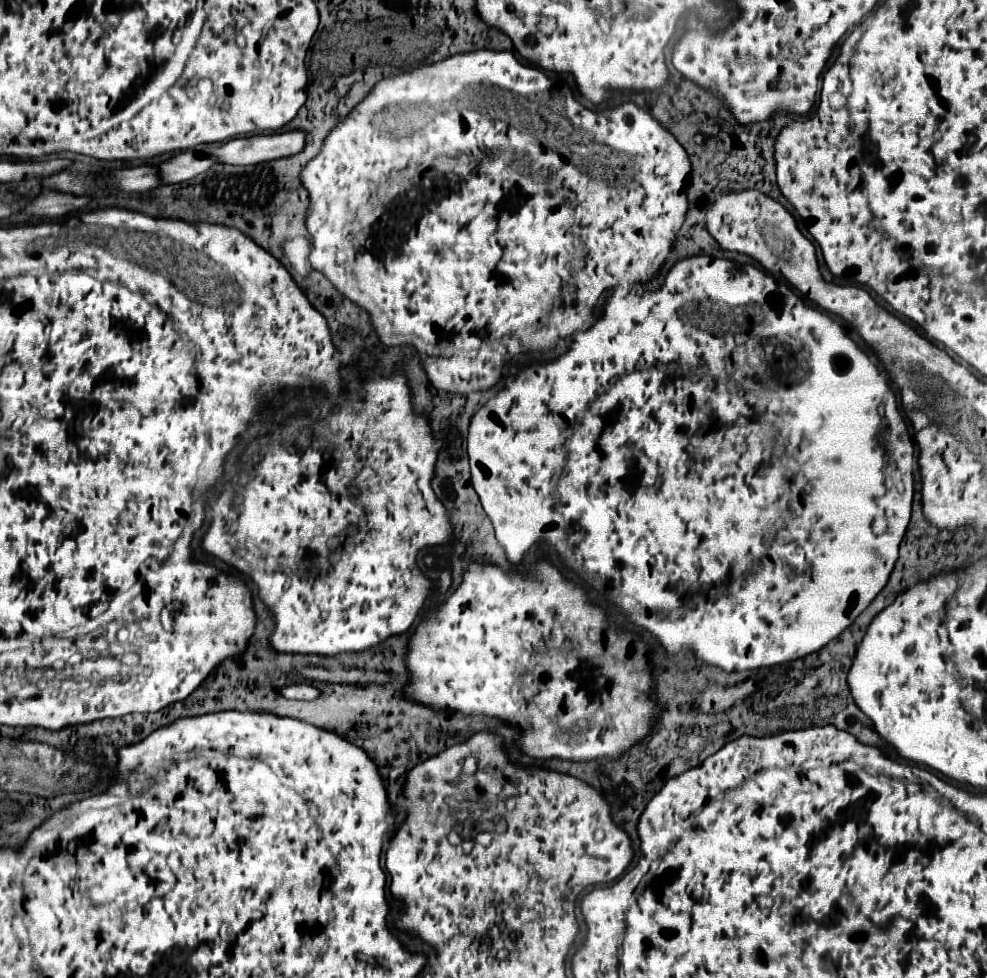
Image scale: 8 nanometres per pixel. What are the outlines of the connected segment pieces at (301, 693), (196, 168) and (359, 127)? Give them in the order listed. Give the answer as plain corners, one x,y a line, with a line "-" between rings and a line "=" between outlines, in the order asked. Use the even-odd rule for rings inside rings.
301,682
301,684
291,684
291,686
281,688
281,694
289,700
315,700
319,698
321,692
315,686
=
181,152
175,158
159,164
159,172
163,172
163,180
167,180
167,184
177,184
207,172
215,164
219,164
219,160
211,154
201,156
197,152
=
479,50
479,52
471,52
471,54
455,54
453,58
445,58
445,60
437,62
437,64
423,66
423,68
417,68
417,70
413,70
413,72
397,74
397,76
393,76
393,78
387,78
387,80
379,82
379,86
375,86
373,92
371,92
371,94
369,94
369,96
367,96
345,120
341,120
341,122
331,130
331,134
325,138
325,144
323,144
319,156
315,156
315,160
311,160
311,164
307,164
307,170
303,170
303,186
305,186
305,188
309,190
309,194
311,194
311,208
309,208
309,216
307,216
307,230
309,230
311,240
313,240
313,252
311,252
309,260
311,260
311,266
313,266
315,270
323,272
323,274
335,284
335,288
339,288
339,292
343,292
343,294
345,294
347,298
351,298
357,306
365,308
365,310
371,314
371,322
373,322
373,326
375,326
375,330
377,330
377,334
379,334
379,338
381,338
383,344
395,346
395,344
399,344
399,342
411,342
411,344
415,344
417,350
423,348
423,340
427,340
429,344
433,344
431,350
433,350
435,354
423,352
423,368
425,368
425,372
427,372
427,376
429,376
429,380
431,380
431,384
433,384
435,388
449,390
449,392
457,392
457,394
467,394
467,392
473,392
473,390
489,390
491,386
495,386
495,384
499,382
499,374
503,374
503,376
507,374
505,364
507,364
515,354
519,354
519,352
529,352
529,350
547,350
547,348
551,348
551,346
557,346
559,340
563,340
563,338
575,334
577,330
587,328
587,326
593,322
591,316
593,316
595,306
599,304
599,300
601,300
611,288
617,288
617,286
633,286
633,284
637,284
637,282
647,282
647,280
651,280
651,278
659,272
659,268
661,268
665,256
669,254
669,250
671,250
671,246
673,246
673,240
675,240
675,236
677,236
677,232
679,232
679,228
681,228
681,224
683,224
683,220
685,220
685,212
687,212
687,176
689,176
689,172
691,172
691,164
689,164
689,156
687,156
687,152
683,150
683,146
679,146
677,140
675,140
655,118
651,118
651,116
649,116
645,110
641,110
639,106
627,102
627,104
609,108
609,110
605,110
605,112
587,110
583,104
579,104
579,102
575,100
575,96
573,96
573,92
571,92
571,88
569,88
567,84
551,82
551,78
547,78
547,74
543,74
541,70
517,62
515,56
513,56
511,52
-
439,154
445,154
445,156
451,156
451,158
459,158
459,160
465,160
465,158
469,158
469,160
467,160
467,164
461,164
461,166
457,168
457,174
459,174
459,176
447,176
447,178
435,180
433,174
429,174
429,178
427,178
427,172
431,172
431,164
425,164
425,162
433,162
-
365,156
367,156
367,166
369,166
369,168
367,168
367,174
363,174
363,158
365,158
-
399,164
407,164
407,166
405,166
403,170
399,170
-
579,202
593,202
593,204
589,204
589,206
585,204
585,206
581,208
-
367,204
371,204
371,206
375,206
375,208
363,208
363,212
359,212
359,220
363,222
363,220
367,218
367,214
373,214
373,228
371,228
373,240
363,240
363,242
361,242
361,240
355,240
355,236
353,236
353,232
351,232
351,224
353,224
353,220
355,220
355,216
357,216
357,210
359,210
361,206
367,206
-
355,254
361,254
361,256
367,254
367,258
363,258
363,260
359,262
359,266
357,266

